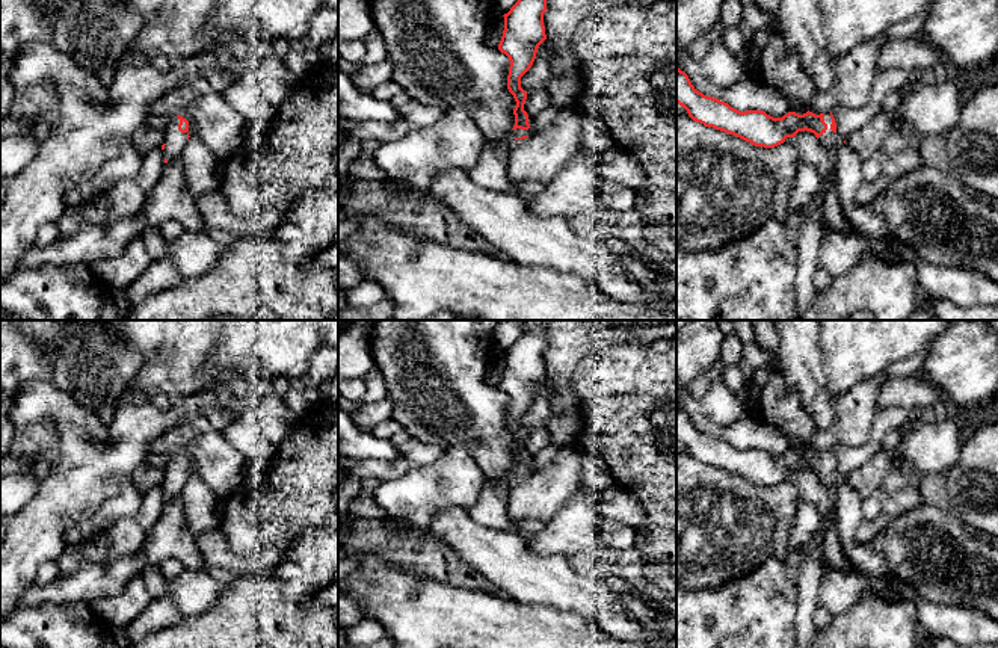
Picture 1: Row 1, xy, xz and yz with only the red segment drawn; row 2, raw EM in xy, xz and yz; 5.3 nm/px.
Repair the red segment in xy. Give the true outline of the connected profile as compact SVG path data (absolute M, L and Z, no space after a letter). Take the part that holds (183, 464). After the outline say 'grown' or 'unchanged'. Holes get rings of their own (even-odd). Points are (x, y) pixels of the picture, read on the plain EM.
M180 453L171 456L168 465L165 467L165 482L162 488L165 491L165 501L181 497L181 491L189 479L189 459Z; grown

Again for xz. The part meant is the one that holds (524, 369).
M533 328L522 332L510 349L503 353L504 369L498 388L510 399L507 427L516 440L513 447L515 464L510 471L515 479L531 473L528 453L524 449L527 430L521 426L521 415L531 406L539 384L547 378L545 349L545 331Z; grown

